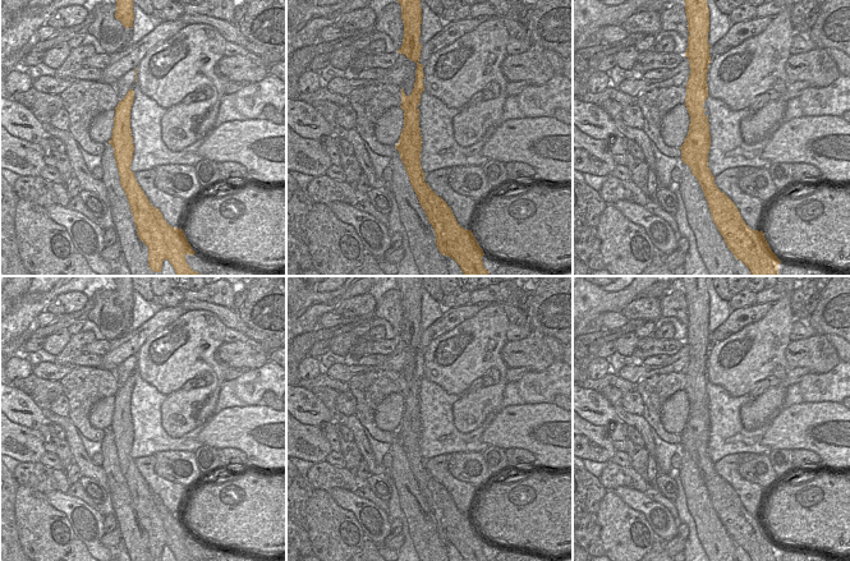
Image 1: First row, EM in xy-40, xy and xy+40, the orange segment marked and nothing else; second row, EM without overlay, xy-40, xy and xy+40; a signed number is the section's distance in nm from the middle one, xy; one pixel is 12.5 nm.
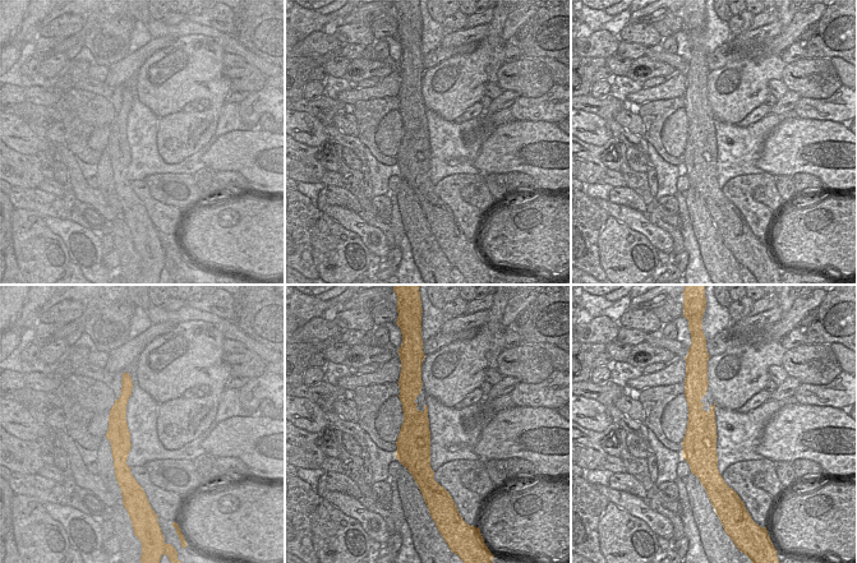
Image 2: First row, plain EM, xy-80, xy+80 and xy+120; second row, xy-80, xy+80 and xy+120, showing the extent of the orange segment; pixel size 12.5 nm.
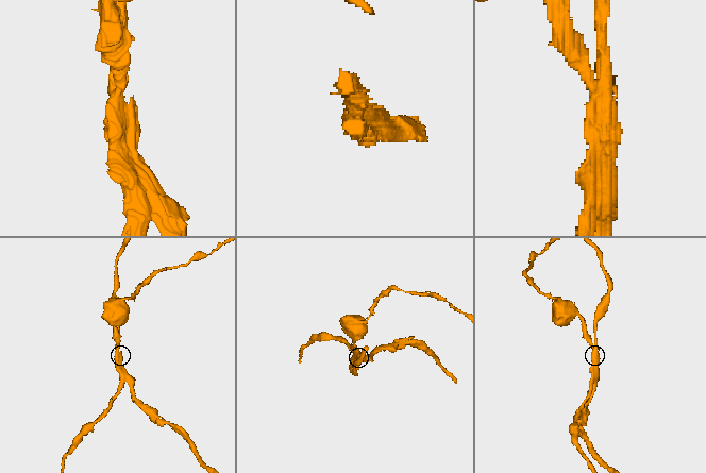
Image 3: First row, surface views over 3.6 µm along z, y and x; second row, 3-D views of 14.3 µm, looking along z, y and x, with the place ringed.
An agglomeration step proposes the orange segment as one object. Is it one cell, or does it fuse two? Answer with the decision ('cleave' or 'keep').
cleave

